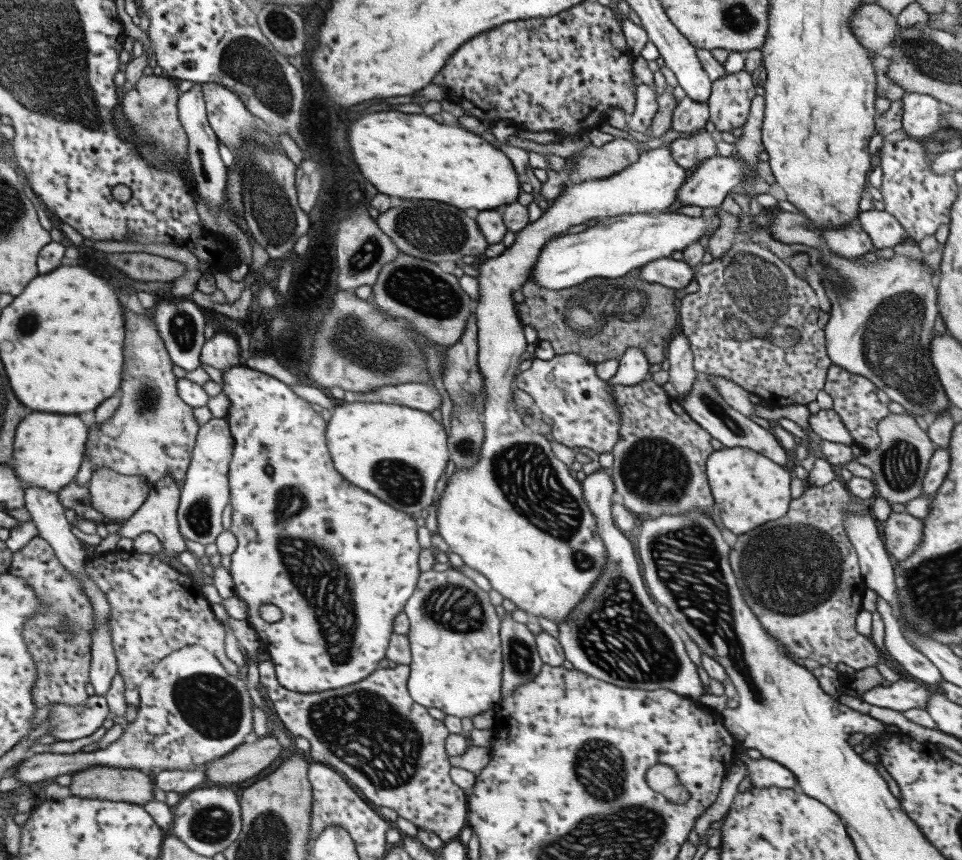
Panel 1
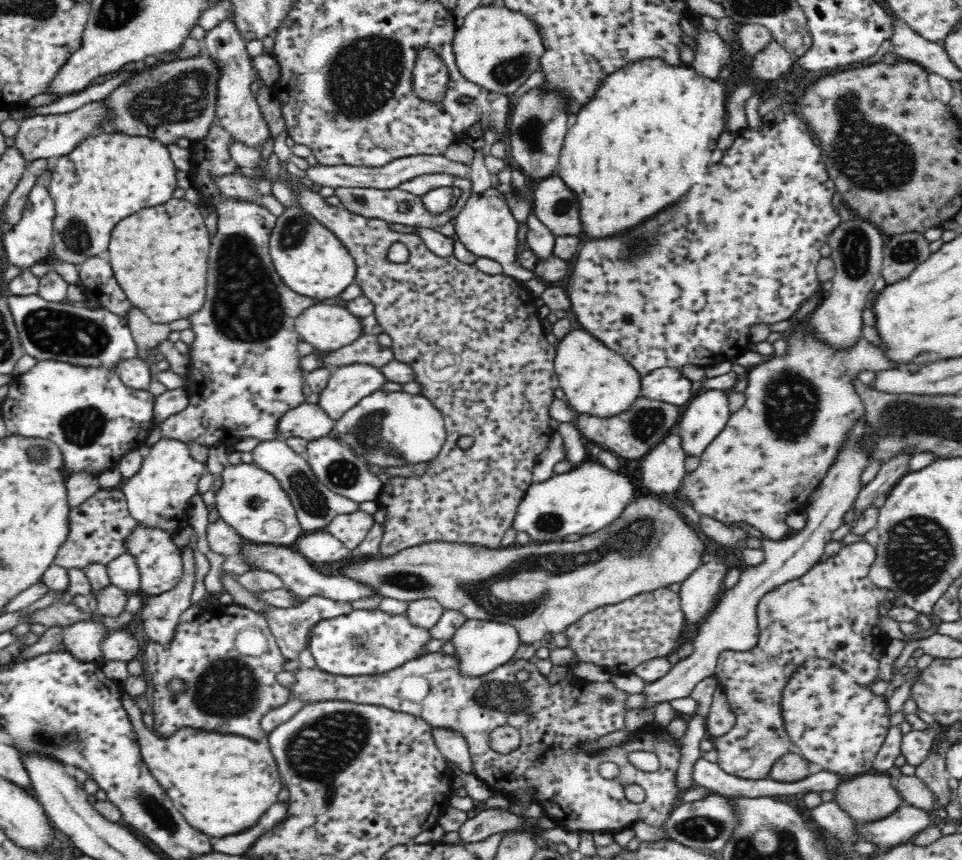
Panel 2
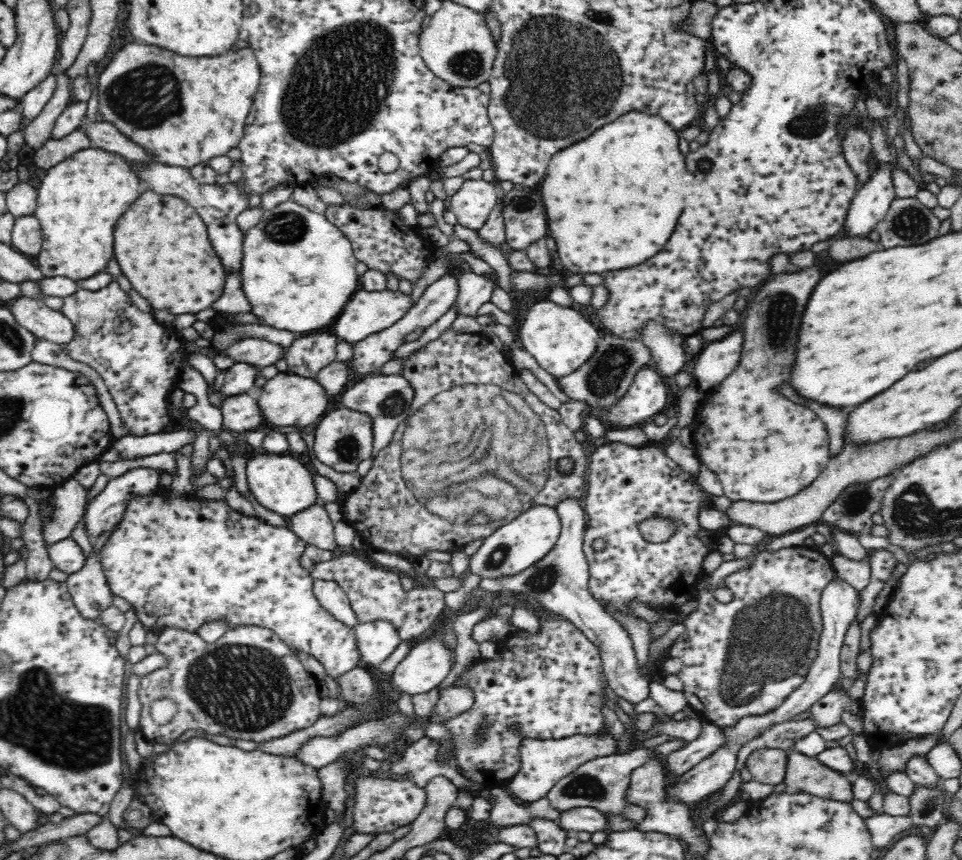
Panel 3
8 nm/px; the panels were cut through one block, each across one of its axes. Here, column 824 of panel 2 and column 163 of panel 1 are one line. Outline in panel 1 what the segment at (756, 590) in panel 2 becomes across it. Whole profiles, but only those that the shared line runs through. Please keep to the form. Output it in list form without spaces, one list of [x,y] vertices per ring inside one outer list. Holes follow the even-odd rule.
[[[171,475],[162,476],[161,479],[156,480],[150,485],[148,495],[141,503],[141,506],[136,512],[133,512],[125,522],[123,522],[121,528],[115,533],[107,534],[97,546],[92,547],[91,552],[96,556],[107,554],[116,549],[116,542],[121,536],[128,539],[135,539],[135,536],[139,536],[142,533],[150,533],[156,536],[160,544],[160,552],[165,556],[177,560],[179,553],[186,550],[183,538],[178,532],[178,523],[176,520],[176,508],[180,501],[180,488],[176,483],[176,480]]]

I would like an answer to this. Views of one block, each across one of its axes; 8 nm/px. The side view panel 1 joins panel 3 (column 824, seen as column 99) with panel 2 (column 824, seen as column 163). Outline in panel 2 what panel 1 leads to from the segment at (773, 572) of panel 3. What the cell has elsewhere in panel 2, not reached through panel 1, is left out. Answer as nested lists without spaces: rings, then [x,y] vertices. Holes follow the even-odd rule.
[[[858,540],[854,544],[848,544],[848,546],[843,546],[841,552],[836,556],[836,558],[829,559],[826,563],[820,562],[818,565],[814,566],[812,570],[808,570],[807,574],[804,574],[801,578],[797,580],[788,582],[787,584],[782,584],[780,587],[774,588],[771,592],[768,592],[762,599],[760,599],[756,615],[758,615],[758,642],[752,650],[746,652],[740,651],[725,651],[720,654],[718,660],[718,666],[716,668],[716,678],[718,679],[718,684],[724,693],[728,695],[728,701],[730,701],[730,707],[732,711],[736,714],[736,724],[732,726],[732,730],[723,734],[722,736],[710,736],[710,740],[715,744],[715,749],[718,752],[717,763],[720,768],[731,774],[732,776],[738,776],[740,778],[745,778],[746,780],[764,780],[769,778],[770,770],[772,766],[777,762],[781,756],[788,754],[789,752],[799,752],[799,748],[795,744],[791,743],[789,736],[787,735],[785,725],[783,724],[783,714],[781,709],[781,700],[783,695],[784,687],[789,681],[790,675],[806,662],[810,658],[832,658],[837,664],[844,667],[844,669],[850,670],[858,684],[871,685],[872,683],[880,679],[880,660],[882,660],[885,654],[886,648],[889,646],[891,639],[887,634],[882,631],[882,624],[880,623],[880,608],[878,607],[878,601],[880,601],[880,595],[877,589],[872,585],[869,578],[869,568],[870,565],[874,563],[875,560],[875,549],[867,544],[865,541]]]

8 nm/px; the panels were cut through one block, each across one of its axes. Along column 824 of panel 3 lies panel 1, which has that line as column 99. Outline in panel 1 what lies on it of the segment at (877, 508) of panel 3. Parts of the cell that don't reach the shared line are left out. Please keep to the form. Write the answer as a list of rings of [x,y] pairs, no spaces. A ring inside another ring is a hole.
[[[75,480],[69,482],[56,492],[59,504],[64,508],[73,510],[75,518],[83,518],[95,523],[104,523],[103,516],[99,516],[96,508],[91,504],[88,485],[78,485]]]

